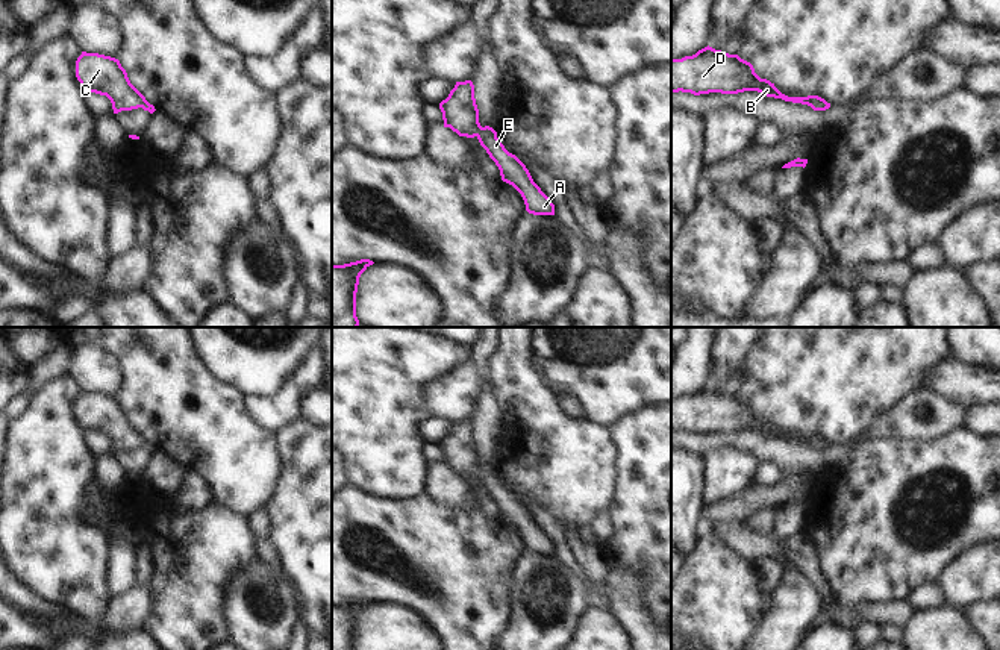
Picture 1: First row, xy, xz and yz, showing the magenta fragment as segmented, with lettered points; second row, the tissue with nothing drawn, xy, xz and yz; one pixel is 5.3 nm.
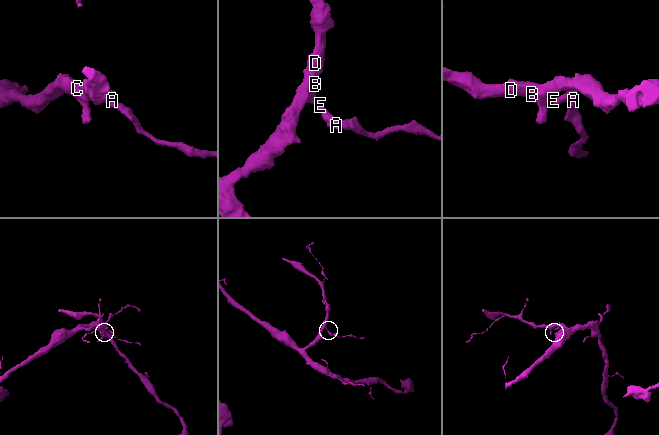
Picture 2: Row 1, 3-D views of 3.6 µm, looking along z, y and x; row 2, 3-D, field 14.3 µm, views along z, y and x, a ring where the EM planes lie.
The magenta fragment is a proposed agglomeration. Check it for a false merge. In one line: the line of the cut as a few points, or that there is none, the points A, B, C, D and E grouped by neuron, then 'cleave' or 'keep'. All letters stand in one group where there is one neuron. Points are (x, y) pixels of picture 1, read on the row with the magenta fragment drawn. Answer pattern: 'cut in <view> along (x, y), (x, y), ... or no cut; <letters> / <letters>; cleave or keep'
no cut; A B C D E; keep

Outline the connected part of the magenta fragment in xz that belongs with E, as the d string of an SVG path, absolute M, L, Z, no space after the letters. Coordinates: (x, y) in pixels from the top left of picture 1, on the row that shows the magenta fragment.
M471 80L456 82L448 97L439 103L444 127L450 127L459 136L477 138L489 158L500 170L502 180L512 185L523 197L526 211L533 215L555 215L555 205L533 182L526 165L509 153L497 132L479 123L479 109Z

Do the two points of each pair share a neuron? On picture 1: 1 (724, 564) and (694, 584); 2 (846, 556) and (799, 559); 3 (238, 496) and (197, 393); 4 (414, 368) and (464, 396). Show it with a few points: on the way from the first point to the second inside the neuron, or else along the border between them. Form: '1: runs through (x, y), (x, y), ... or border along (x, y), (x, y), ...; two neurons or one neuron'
1: runs through (717, 571), (702, 584); one neuron
2: border along (812, 543), (818, 556), (818, 567), (832, 591); two neurons
3: runs through (238, 470), (238, 456), (200, 418); one neuron
4: border along (467, 364), (426, 387), (432, 415); two neurons

